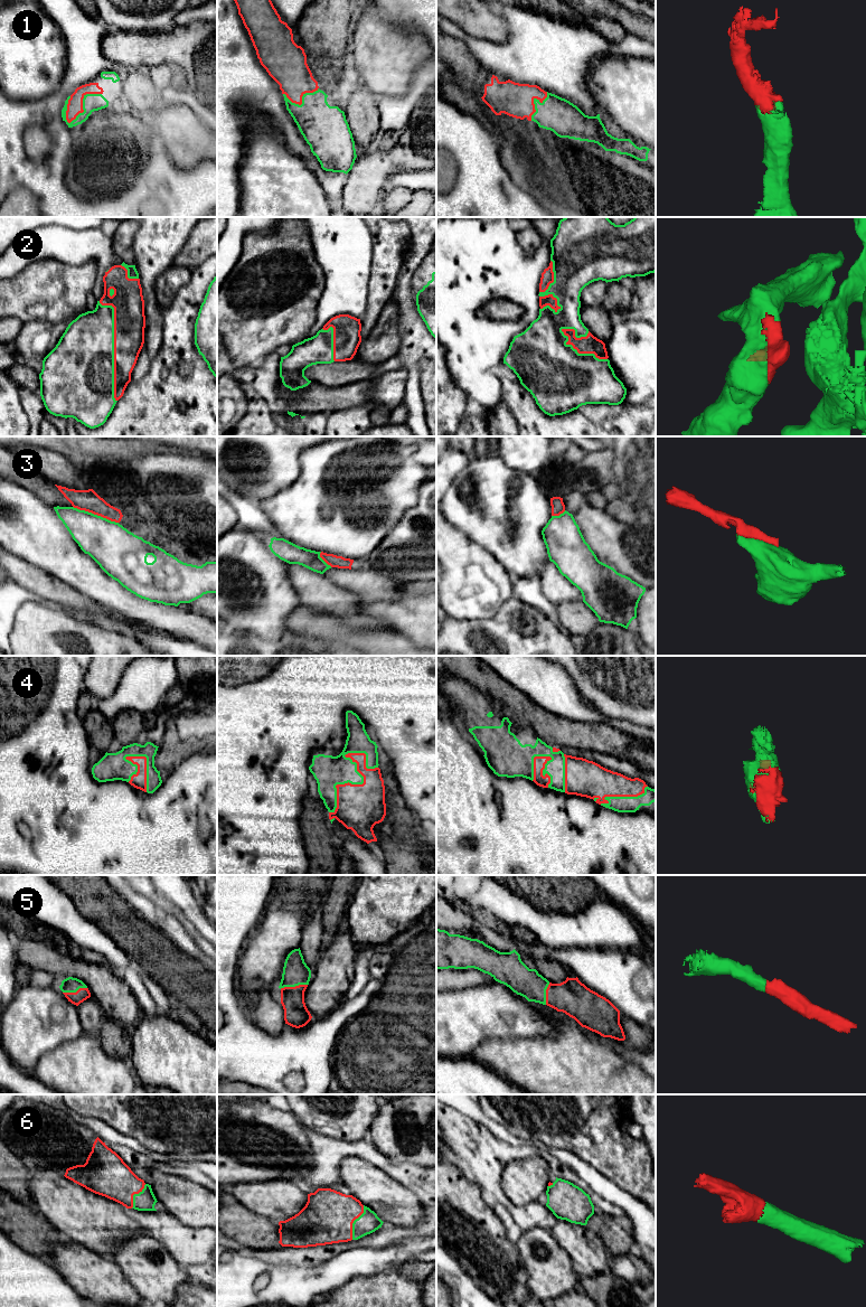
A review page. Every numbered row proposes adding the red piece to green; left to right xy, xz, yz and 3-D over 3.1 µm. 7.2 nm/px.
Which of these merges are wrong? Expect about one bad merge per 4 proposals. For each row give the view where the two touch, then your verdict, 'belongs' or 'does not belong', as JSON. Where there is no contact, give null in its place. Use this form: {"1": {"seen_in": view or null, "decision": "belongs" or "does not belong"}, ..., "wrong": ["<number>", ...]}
{"1": {"seen_in": "xy", "decision": "belongs"}, "2": {"seen_in": "xy", "decision": "belongs"}, "3": {"seen_in": "xy", "decision": "does not belong"}, "4": {"seen_in": "xz", "decision": "belongs"}, "5": {"seen_in": "xz", "decision": "belongs"}, "6": {"seen_in": "xz", "decision": "belongs"}, "wrong": ["3"]}

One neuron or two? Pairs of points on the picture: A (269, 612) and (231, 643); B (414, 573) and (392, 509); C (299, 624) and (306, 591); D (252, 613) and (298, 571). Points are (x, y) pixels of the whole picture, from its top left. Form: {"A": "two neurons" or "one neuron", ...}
{"A": "two neurons", "B": "two neurons", "C": "two neurons", "D": "two neurons"}

